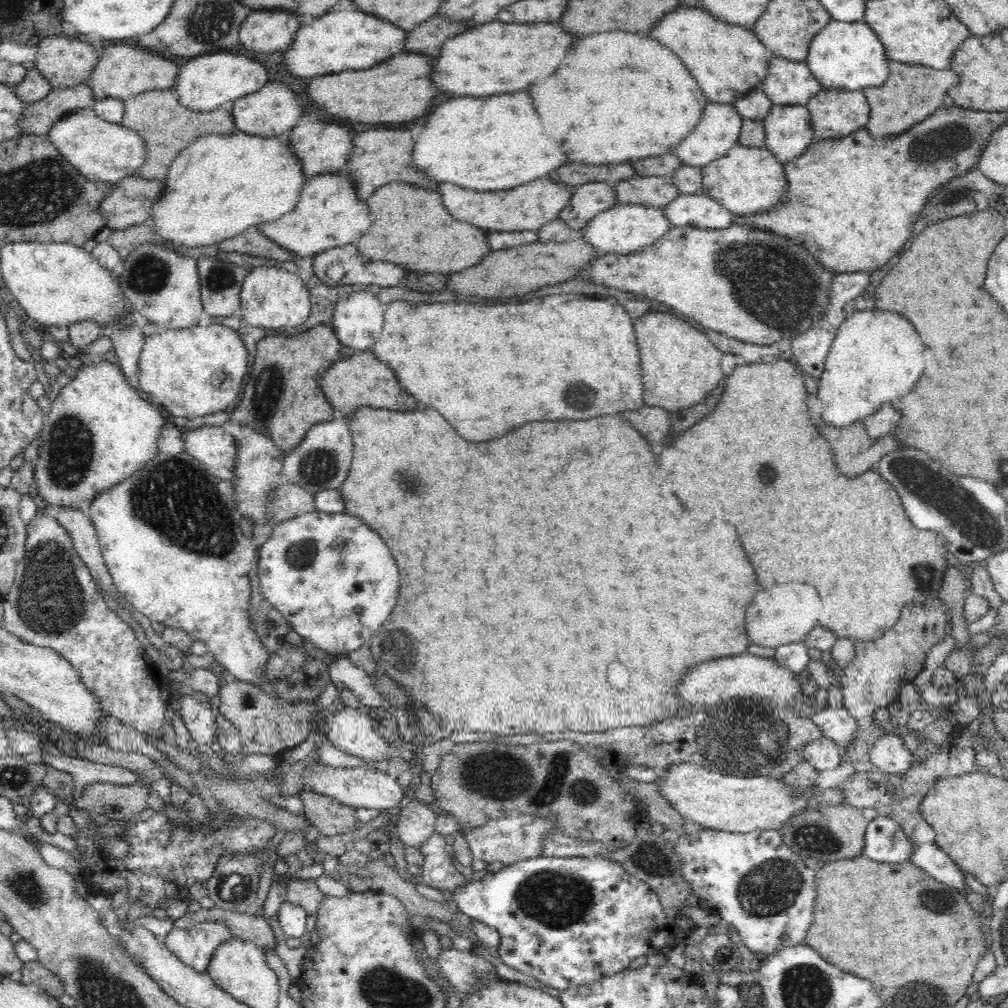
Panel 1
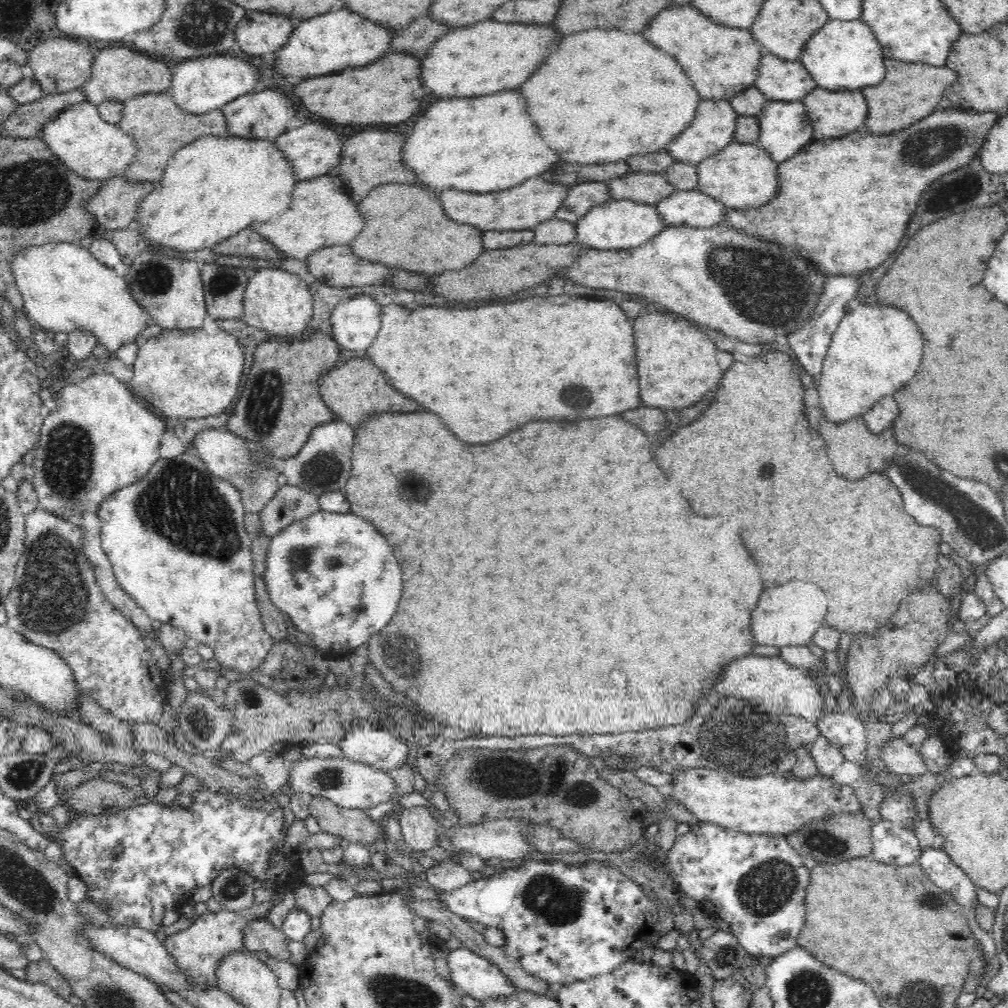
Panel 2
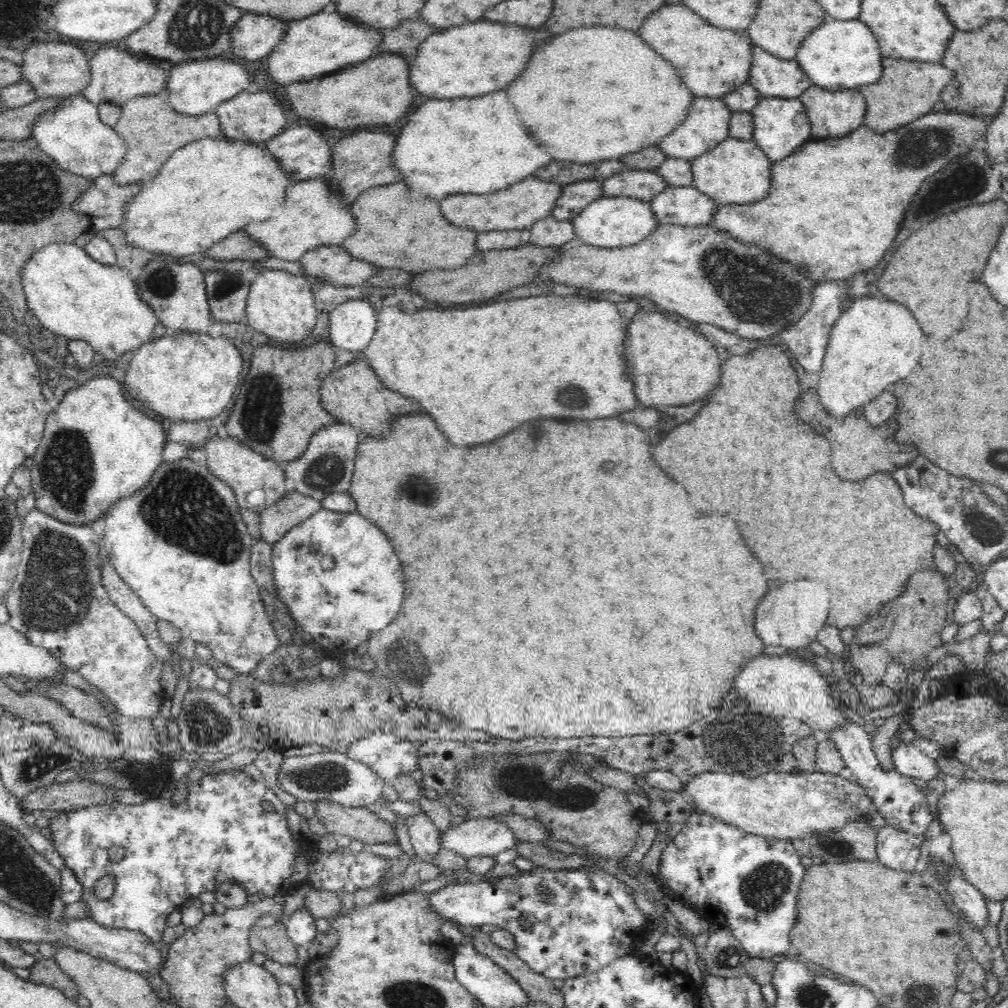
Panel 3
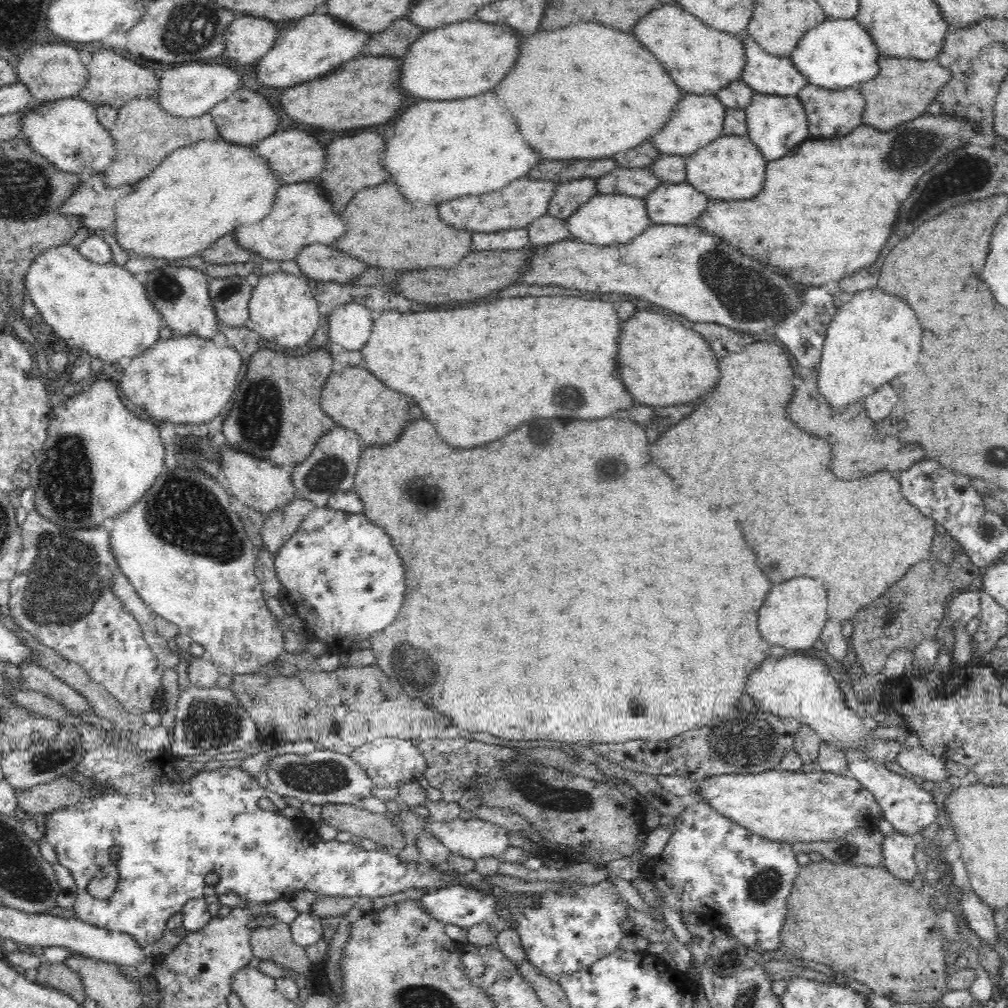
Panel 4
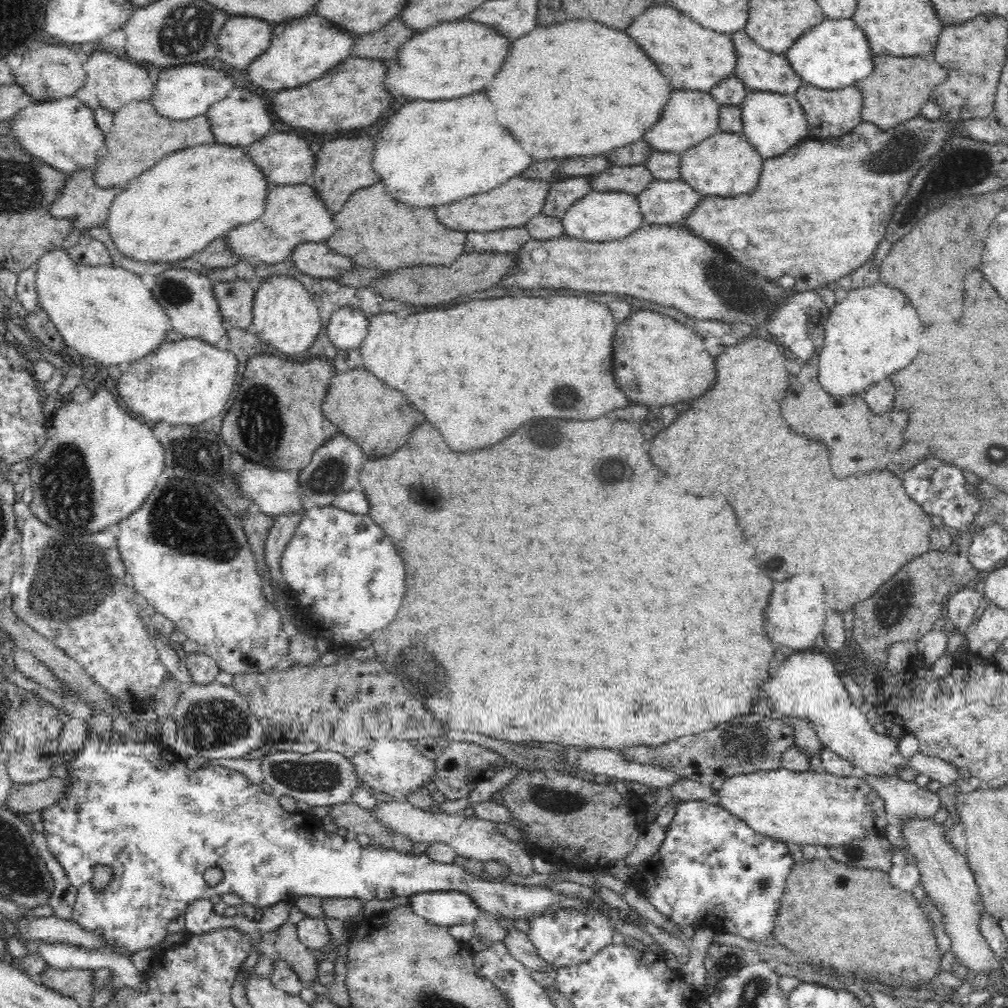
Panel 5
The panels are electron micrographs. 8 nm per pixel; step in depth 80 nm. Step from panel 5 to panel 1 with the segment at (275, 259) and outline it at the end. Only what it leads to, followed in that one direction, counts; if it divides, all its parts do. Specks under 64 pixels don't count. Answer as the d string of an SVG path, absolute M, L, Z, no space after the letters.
M343 171L326 173L308 179L301 187L294 210L272 222L262 222L257 228L272 242L294 257L313 257L323 250L346 246L358 240L370 228L368 210L356 198L353 182Z

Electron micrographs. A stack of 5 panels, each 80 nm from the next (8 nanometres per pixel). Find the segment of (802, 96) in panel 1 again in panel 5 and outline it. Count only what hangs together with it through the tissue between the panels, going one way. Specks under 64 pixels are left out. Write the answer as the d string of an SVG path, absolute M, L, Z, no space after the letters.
M745 29L731 33L731 41L737 54L733 74L742 81L742 84L747 90L795 94L798 87L802 84L802 80L791 69L784 53L776 54L773 51L764 50L748 36Z

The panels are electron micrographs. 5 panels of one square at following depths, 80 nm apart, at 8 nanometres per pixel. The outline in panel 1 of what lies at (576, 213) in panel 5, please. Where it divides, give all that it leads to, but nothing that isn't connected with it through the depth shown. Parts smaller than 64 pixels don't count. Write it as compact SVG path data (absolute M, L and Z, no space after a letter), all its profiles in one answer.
M616 203L614 206L594 215L590 222L577 234L588 245L593 246L595 254L606 253L628 254L638 252L642 247L654 244L670 230L670 222L661 208L647 207L638 203Z

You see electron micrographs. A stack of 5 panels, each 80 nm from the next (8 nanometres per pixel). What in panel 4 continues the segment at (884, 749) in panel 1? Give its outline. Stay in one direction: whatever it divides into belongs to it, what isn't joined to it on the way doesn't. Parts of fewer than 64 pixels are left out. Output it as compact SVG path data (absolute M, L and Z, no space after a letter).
M921 745L902 749L897 762L909 776L916 775L935 782L948 780L951 774L944 759L924 751Z

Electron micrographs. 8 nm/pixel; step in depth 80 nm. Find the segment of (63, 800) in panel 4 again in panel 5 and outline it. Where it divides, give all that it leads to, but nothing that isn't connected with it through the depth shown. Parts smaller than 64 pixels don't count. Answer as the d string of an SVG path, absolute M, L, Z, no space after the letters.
M50 776L35 783L13 783L5 806L15 814L40 812L62 798L65 779Z

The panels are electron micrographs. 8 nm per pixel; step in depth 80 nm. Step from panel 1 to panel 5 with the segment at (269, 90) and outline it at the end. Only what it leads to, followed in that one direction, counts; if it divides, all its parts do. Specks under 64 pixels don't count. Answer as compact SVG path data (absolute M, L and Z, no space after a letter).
M230 90L206 111L211 133L219 145L246 148L270 132L270 114L260 98L248 90Z

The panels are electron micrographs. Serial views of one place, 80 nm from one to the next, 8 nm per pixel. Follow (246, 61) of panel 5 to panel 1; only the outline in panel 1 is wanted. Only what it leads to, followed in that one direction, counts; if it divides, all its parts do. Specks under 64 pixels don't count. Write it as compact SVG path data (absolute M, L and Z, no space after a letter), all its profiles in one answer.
M250 12L240 26L240 42L246 50L272 54L290 46L298 24L288 12Z

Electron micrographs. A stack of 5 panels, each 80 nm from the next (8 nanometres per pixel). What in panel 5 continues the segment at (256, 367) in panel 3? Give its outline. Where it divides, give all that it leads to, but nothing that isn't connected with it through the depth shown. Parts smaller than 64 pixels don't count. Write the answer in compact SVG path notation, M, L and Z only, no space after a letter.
M277 354L253 356L234 392L236 402L233 400L232 408L229 408L226 418L222 420L222 438L235 453L241 454L250 462L272 470L304 470L310 464L314 452L338 433L322 410L333 374L333 363L326 357L312 357L305 362L295 362Z

